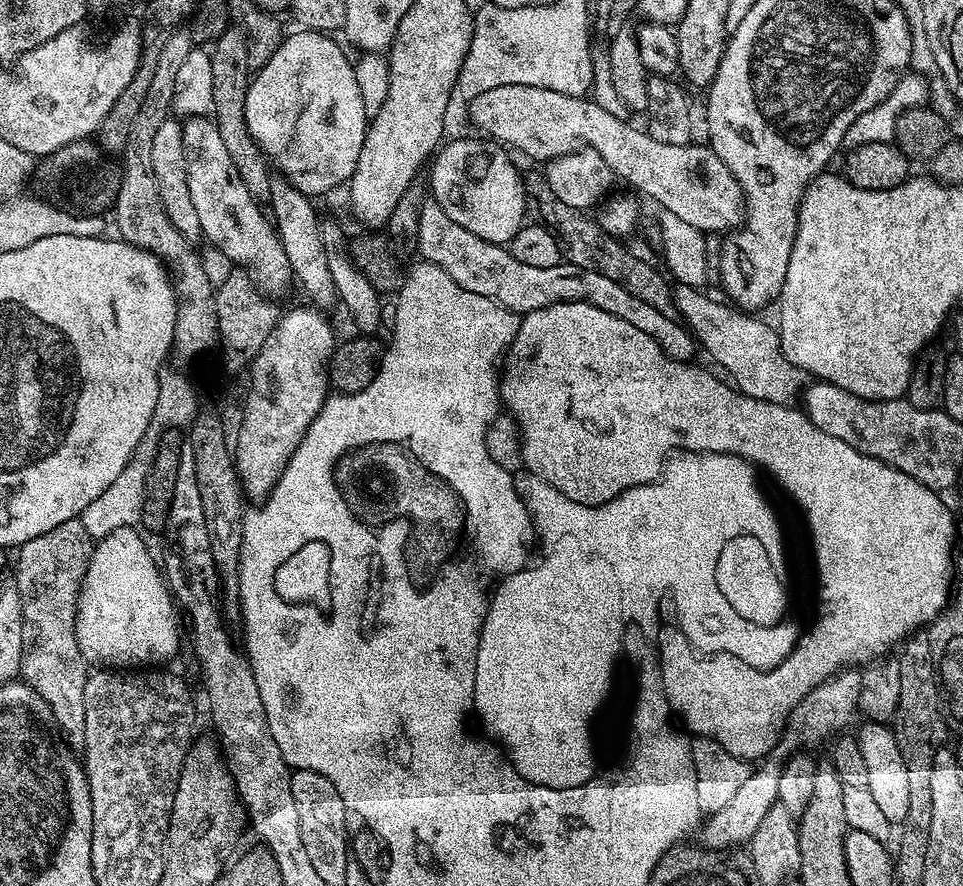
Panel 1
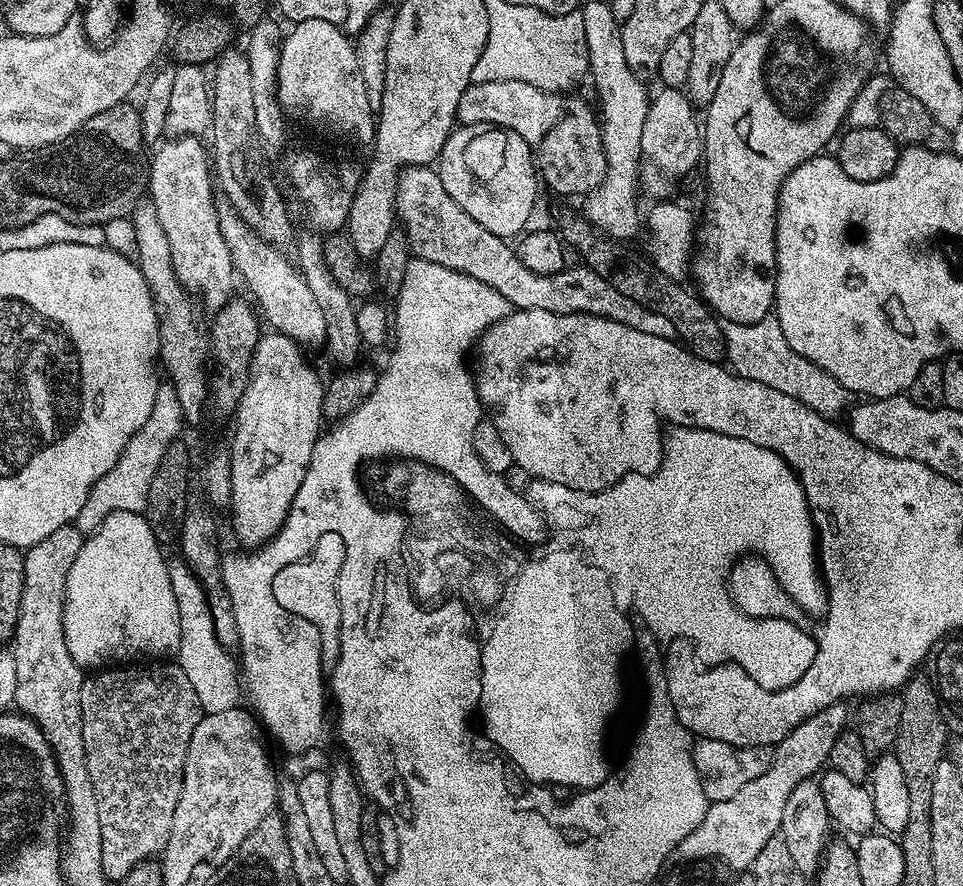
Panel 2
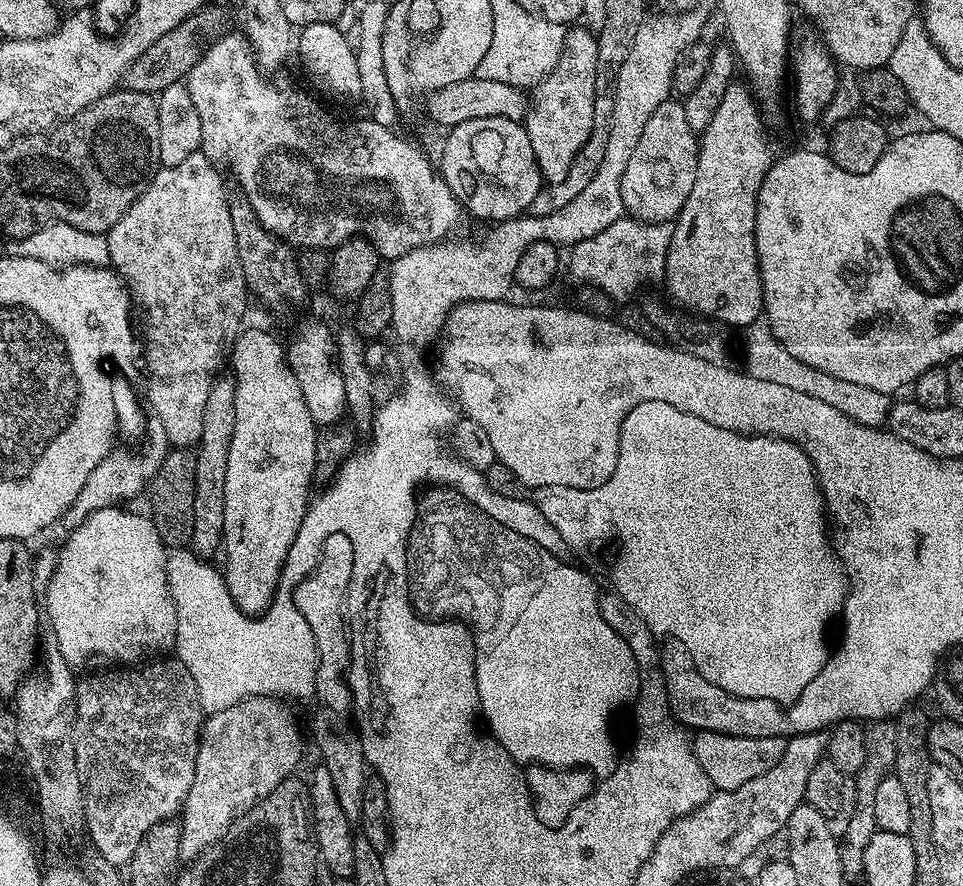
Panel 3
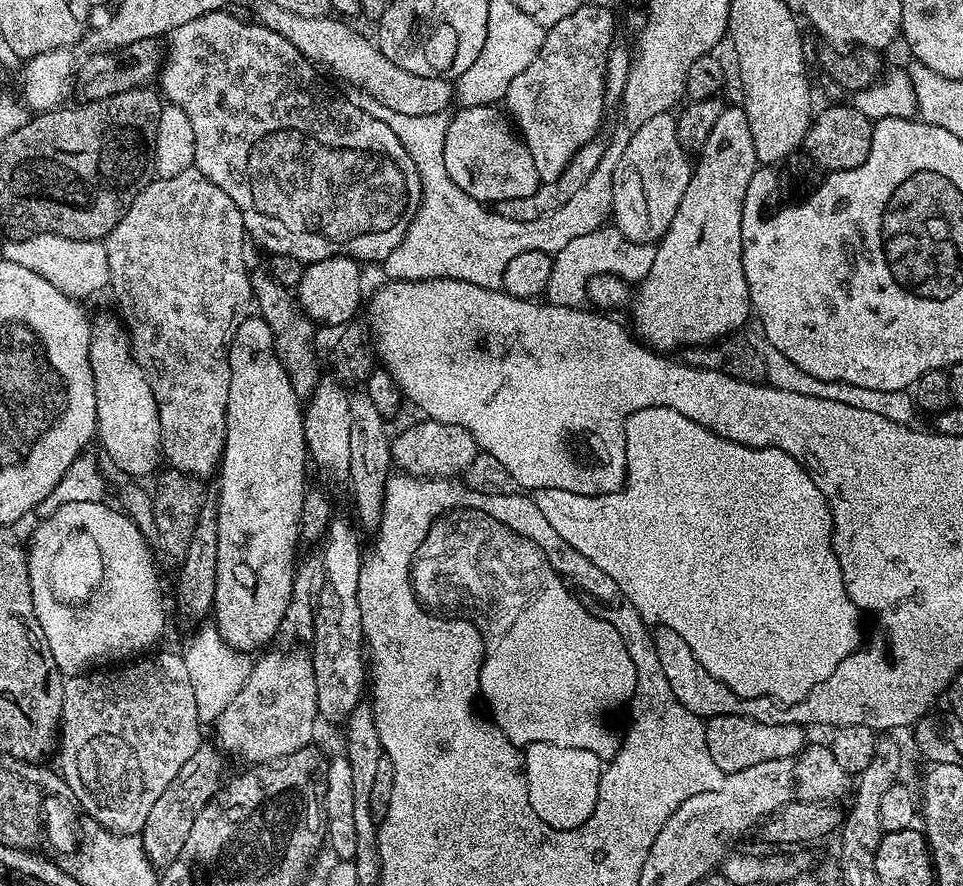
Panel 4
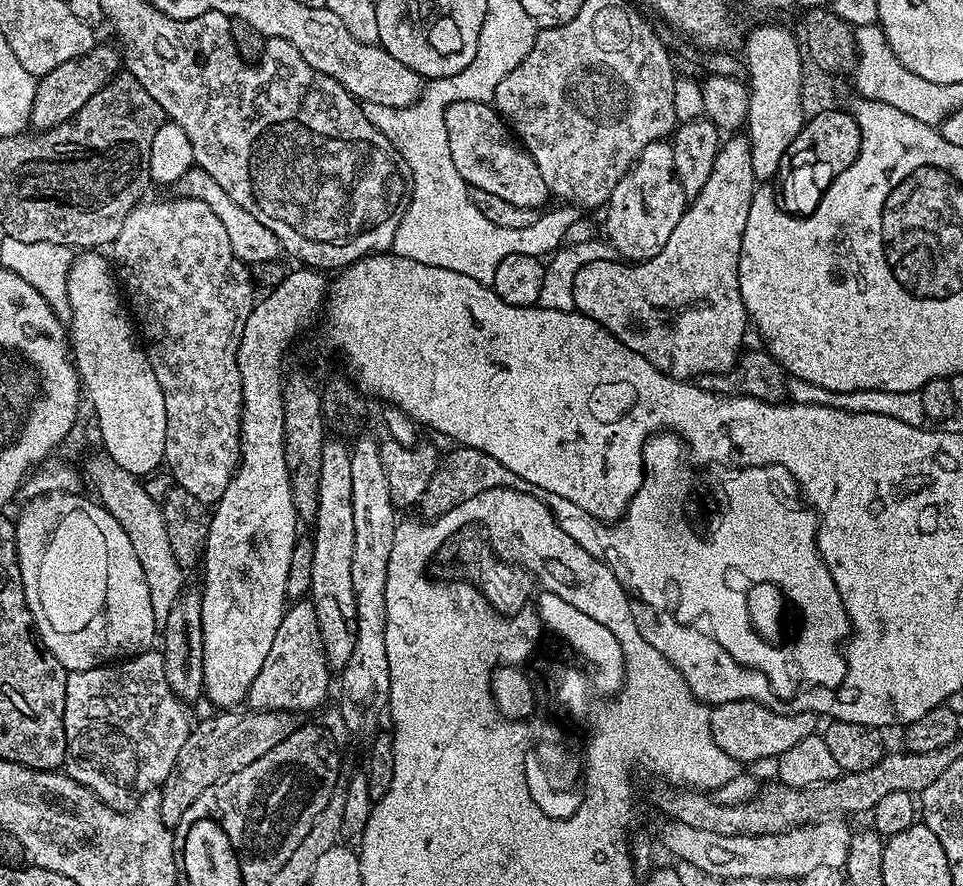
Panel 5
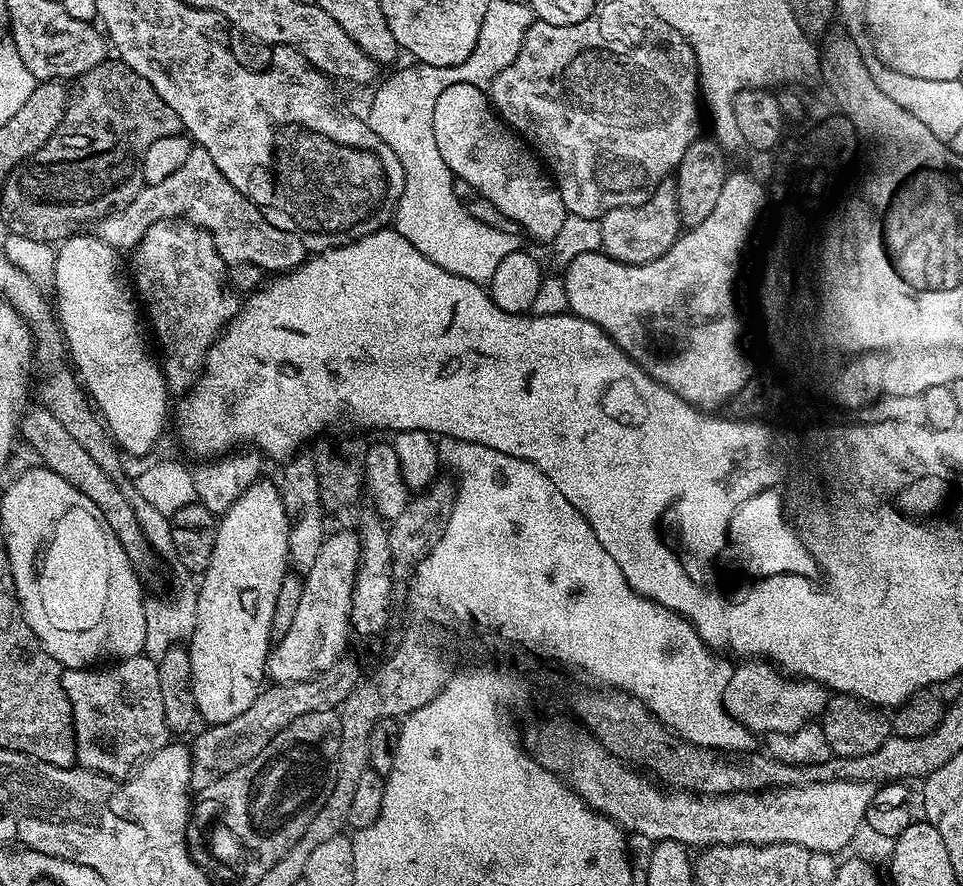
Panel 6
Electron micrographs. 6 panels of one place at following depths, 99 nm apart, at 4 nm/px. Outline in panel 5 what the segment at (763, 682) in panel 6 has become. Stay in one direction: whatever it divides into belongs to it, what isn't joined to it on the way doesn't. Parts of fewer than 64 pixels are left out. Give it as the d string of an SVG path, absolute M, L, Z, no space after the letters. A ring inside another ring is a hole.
M737 700L733 705L725 705L724 708L716 711L713 717L716 738L724 745L726 754L730 754L735 760L747 762L747 760L770 759L771 761L780 757L786 750L790 750L790 746L802 742L802 738L813 735L817 731L817 713L807 710L782 711L769 707L759 700Z

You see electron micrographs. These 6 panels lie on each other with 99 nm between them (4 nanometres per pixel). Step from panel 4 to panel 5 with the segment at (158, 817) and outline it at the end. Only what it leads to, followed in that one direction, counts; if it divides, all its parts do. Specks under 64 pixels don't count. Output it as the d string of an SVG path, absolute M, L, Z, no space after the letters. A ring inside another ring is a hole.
M220 710L215 714L203 717L200 725L193 727L186 738L186 746L176 759L176 765L158 789L160 801L160 817L169 826L180 823L182 814L190 810L194 798L202 794L202 790L210 790L219 780L242 770L242 766L250 766L250 762L258 762L262 754L270 754L278 742L282 742L298 727L297 717L290 712L261 712L244 710L239 716L236 710Z

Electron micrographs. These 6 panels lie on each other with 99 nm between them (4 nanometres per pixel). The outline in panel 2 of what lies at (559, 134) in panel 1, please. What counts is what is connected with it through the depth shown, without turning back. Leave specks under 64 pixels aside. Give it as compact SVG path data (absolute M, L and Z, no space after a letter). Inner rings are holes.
M513 80L469 83L456 107L456 118L461 125L497 124L500 128L514 130L514 134L520 134L533 146L553 130L563 114L564 100L557 93L538 90L538 86L530 86L530 82Z

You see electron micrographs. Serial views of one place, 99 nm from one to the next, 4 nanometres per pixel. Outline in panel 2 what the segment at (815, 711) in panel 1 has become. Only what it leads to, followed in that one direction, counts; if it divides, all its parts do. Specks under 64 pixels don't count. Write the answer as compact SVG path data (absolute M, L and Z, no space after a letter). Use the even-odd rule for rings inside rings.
M844 702L830 704L818 710L818 714L806 718L806 722L802 722L794 730L790 730L790 734L775 745L770 770L754 778L754 782L746 782L746 786L742 786L742 790L738 790L734 798L709 803L702 822L698 822L698 826L694 826L694 830L690 830L686 838L682 838L675 855L681 856L681 861L684 862L711 860L723 862L737 870L751 869L762 846L777 839L782 810L785 809L786 798L790 797L794 786L798 786L803 780L813 779L821 771L820 764L828 764L828 755L830 750L834 750L838 734L849 727L848 706Z

